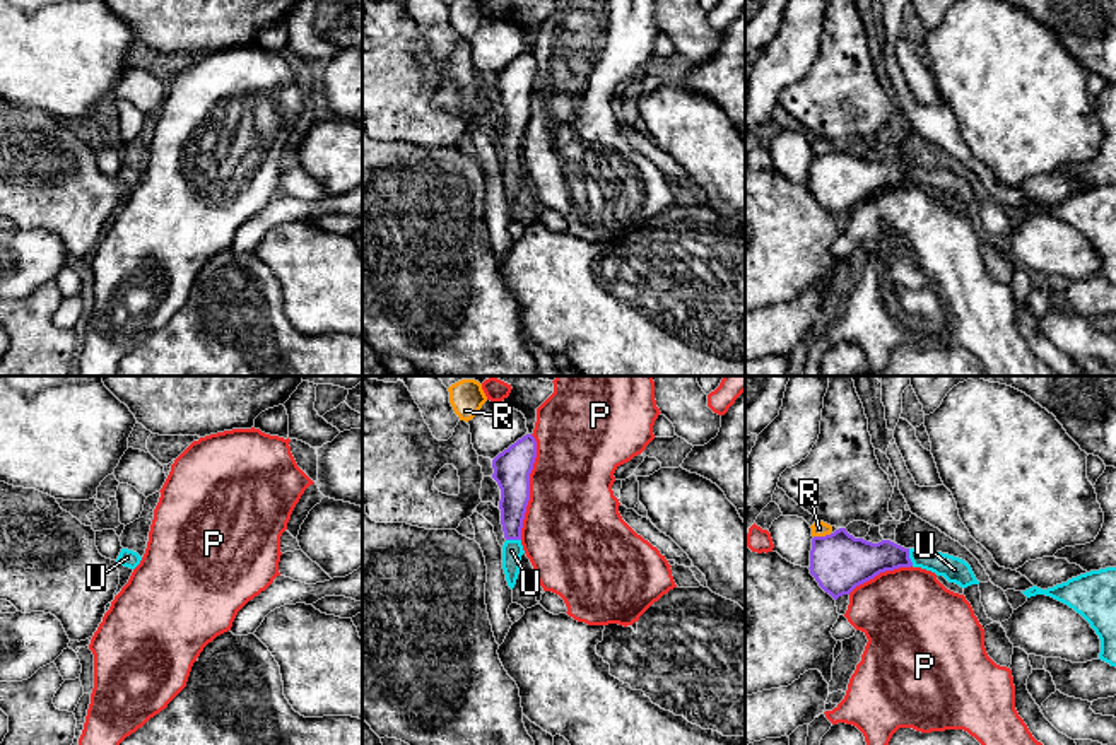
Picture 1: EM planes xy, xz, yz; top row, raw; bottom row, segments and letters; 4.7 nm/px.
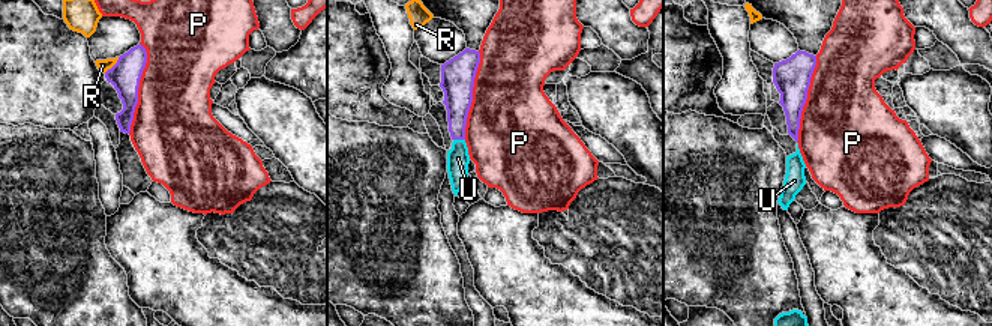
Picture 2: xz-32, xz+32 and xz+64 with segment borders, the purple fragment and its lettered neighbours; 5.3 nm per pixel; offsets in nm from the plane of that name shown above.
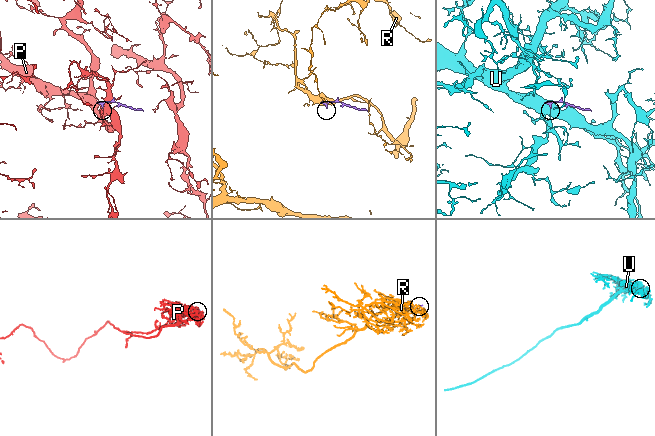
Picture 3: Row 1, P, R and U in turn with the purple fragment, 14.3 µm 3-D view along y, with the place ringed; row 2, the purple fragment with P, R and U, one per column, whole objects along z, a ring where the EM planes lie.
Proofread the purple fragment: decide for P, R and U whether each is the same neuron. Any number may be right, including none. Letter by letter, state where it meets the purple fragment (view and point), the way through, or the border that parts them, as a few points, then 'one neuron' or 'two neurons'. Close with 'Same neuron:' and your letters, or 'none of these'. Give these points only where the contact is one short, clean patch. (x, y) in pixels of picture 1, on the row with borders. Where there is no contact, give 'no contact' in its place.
P: contact xz (528, 487); two neurons
R: contact yz (822, 537); border yz (831, 533), (814, 537); two neurons
U: contact yz (908, 557); way yz (855, 561), (908, 557), (935, 561), (954, 569); one neuron
Same neuron: U

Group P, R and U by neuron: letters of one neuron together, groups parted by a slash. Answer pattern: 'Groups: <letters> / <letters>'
Groups: P / R / U

